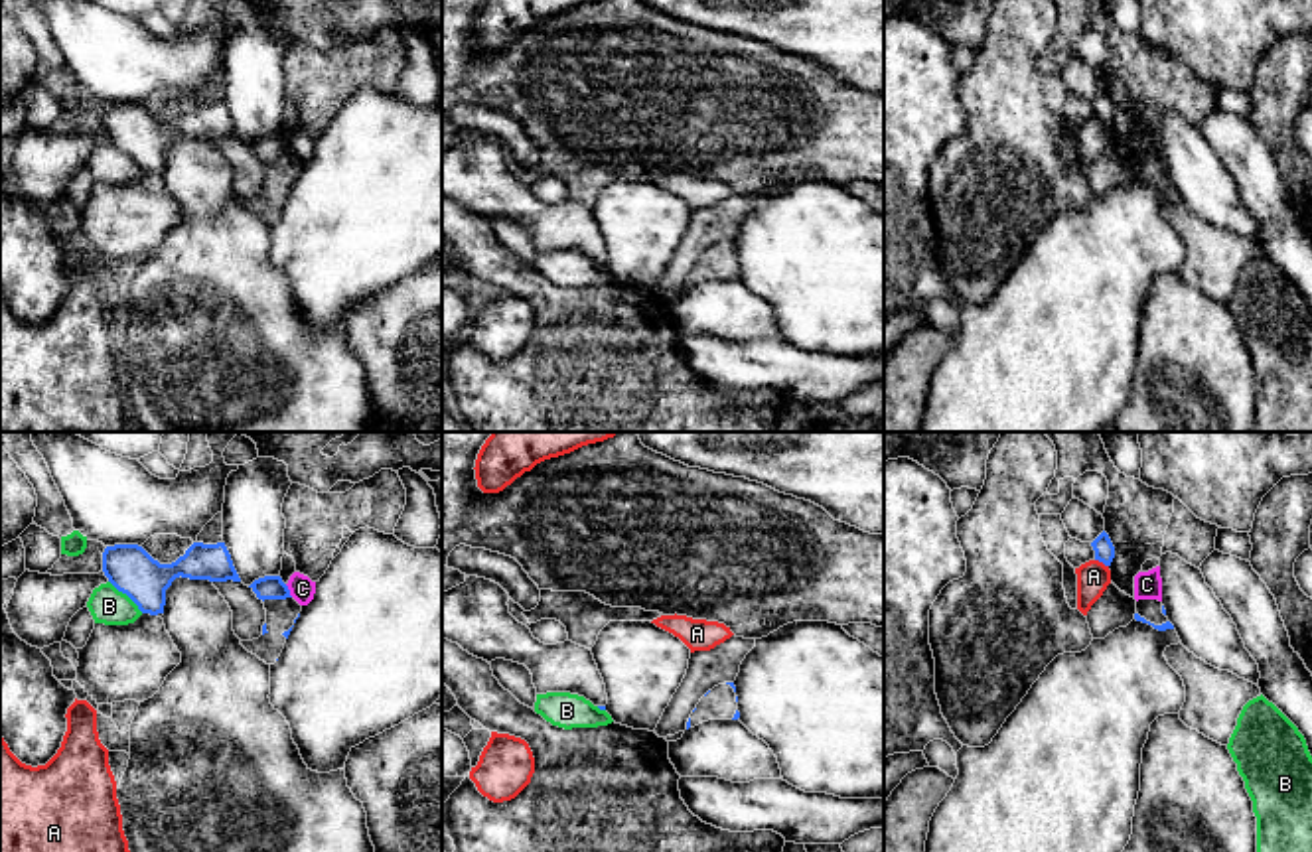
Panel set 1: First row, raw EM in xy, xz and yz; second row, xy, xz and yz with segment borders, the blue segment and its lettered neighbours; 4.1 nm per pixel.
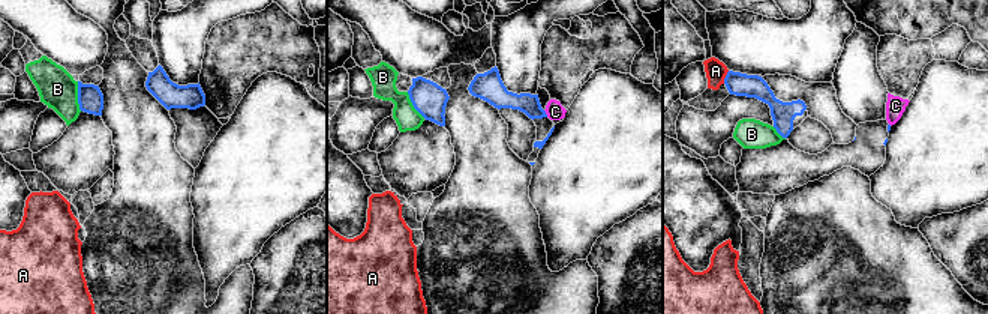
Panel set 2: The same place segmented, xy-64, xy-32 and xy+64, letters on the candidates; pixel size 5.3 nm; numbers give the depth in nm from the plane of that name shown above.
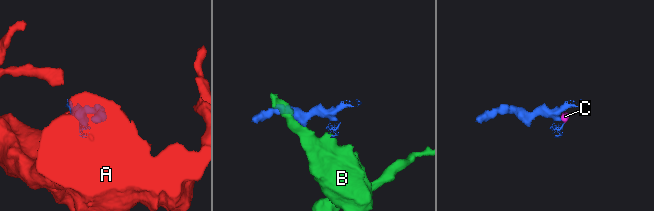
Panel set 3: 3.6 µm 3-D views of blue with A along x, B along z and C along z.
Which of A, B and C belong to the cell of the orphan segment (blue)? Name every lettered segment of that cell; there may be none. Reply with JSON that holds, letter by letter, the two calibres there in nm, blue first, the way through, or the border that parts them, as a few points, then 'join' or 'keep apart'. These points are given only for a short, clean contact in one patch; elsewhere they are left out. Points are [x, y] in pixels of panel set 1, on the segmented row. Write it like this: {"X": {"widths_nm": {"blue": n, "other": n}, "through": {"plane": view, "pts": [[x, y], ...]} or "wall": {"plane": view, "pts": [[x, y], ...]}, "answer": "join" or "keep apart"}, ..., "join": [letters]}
{"A": {"widths_nm": {"blue": 80, "other": 140}, "answer": "keep apart"}, "B": {"widths_nm": {"blue": 190, "other": 150}, "wall": {"plane": "xy", "pts": [[109, 580], [143, 612]]}, "answer": "keep apart"}, "C": {"widths_nm": {"blue": 100, "other": 100}, "wall": {"plane": "xy", "pts": [[285, 584], [292, 596]]}, "answer": "keep apart"}, "join": []}

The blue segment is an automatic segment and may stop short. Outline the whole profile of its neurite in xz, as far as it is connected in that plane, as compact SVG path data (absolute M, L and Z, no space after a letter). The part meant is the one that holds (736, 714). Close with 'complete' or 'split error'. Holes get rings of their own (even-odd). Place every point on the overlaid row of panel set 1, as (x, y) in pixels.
M724 682L708 690L692 710L687 730L708 720L738 720L738 696L734 682Z; split error

